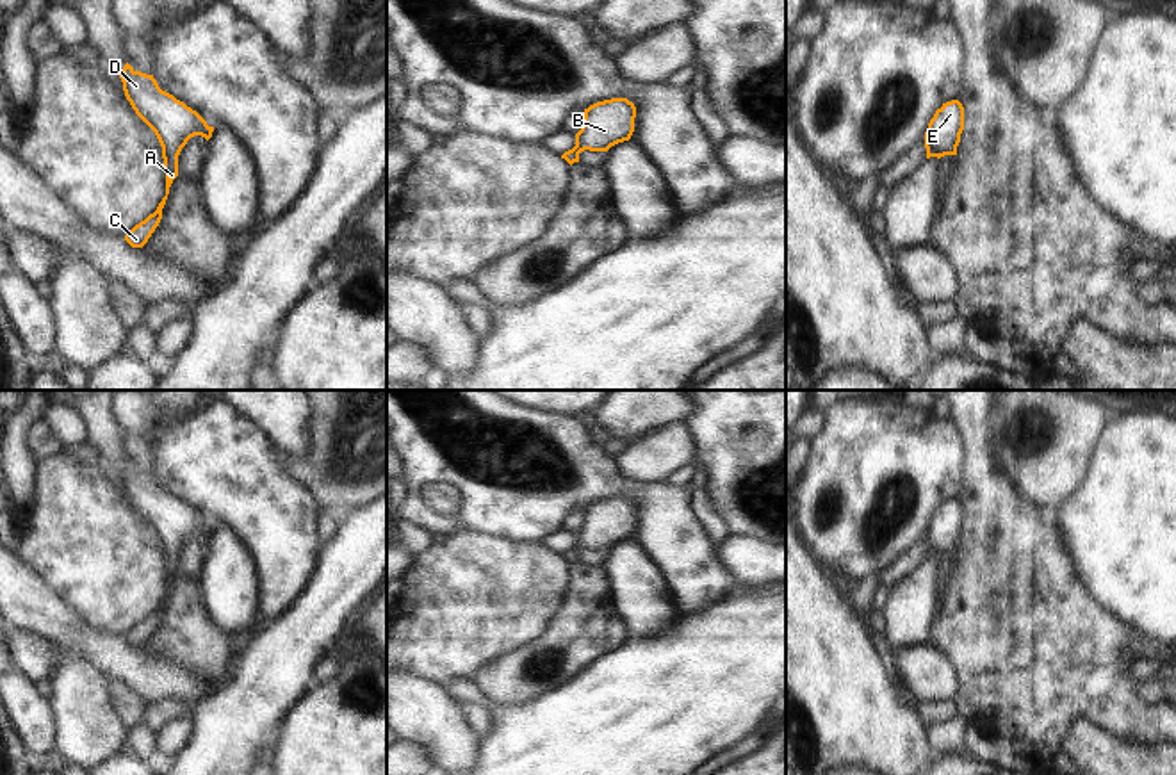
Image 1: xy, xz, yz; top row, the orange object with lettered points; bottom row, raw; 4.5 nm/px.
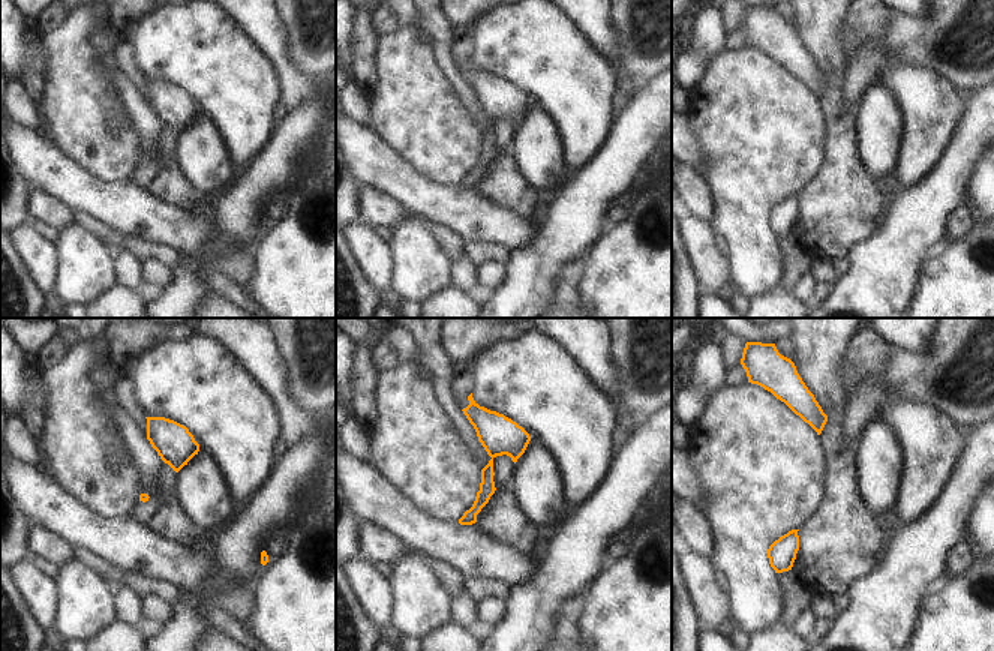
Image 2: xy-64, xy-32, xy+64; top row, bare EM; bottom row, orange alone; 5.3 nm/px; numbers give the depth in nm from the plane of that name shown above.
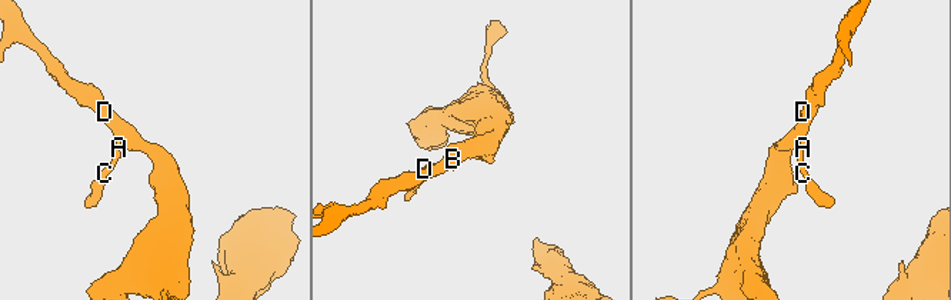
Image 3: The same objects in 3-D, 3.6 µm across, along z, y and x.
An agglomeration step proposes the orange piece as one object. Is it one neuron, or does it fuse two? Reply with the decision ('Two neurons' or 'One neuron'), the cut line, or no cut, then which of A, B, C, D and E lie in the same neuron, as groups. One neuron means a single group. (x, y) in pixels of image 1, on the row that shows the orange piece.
One neuron. No split. Groups: A B C D E.

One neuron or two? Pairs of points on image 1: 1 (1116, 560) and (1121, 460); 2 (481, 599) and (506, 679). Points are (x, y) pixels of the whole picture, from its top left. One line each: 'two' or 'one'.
1: one
2: two

